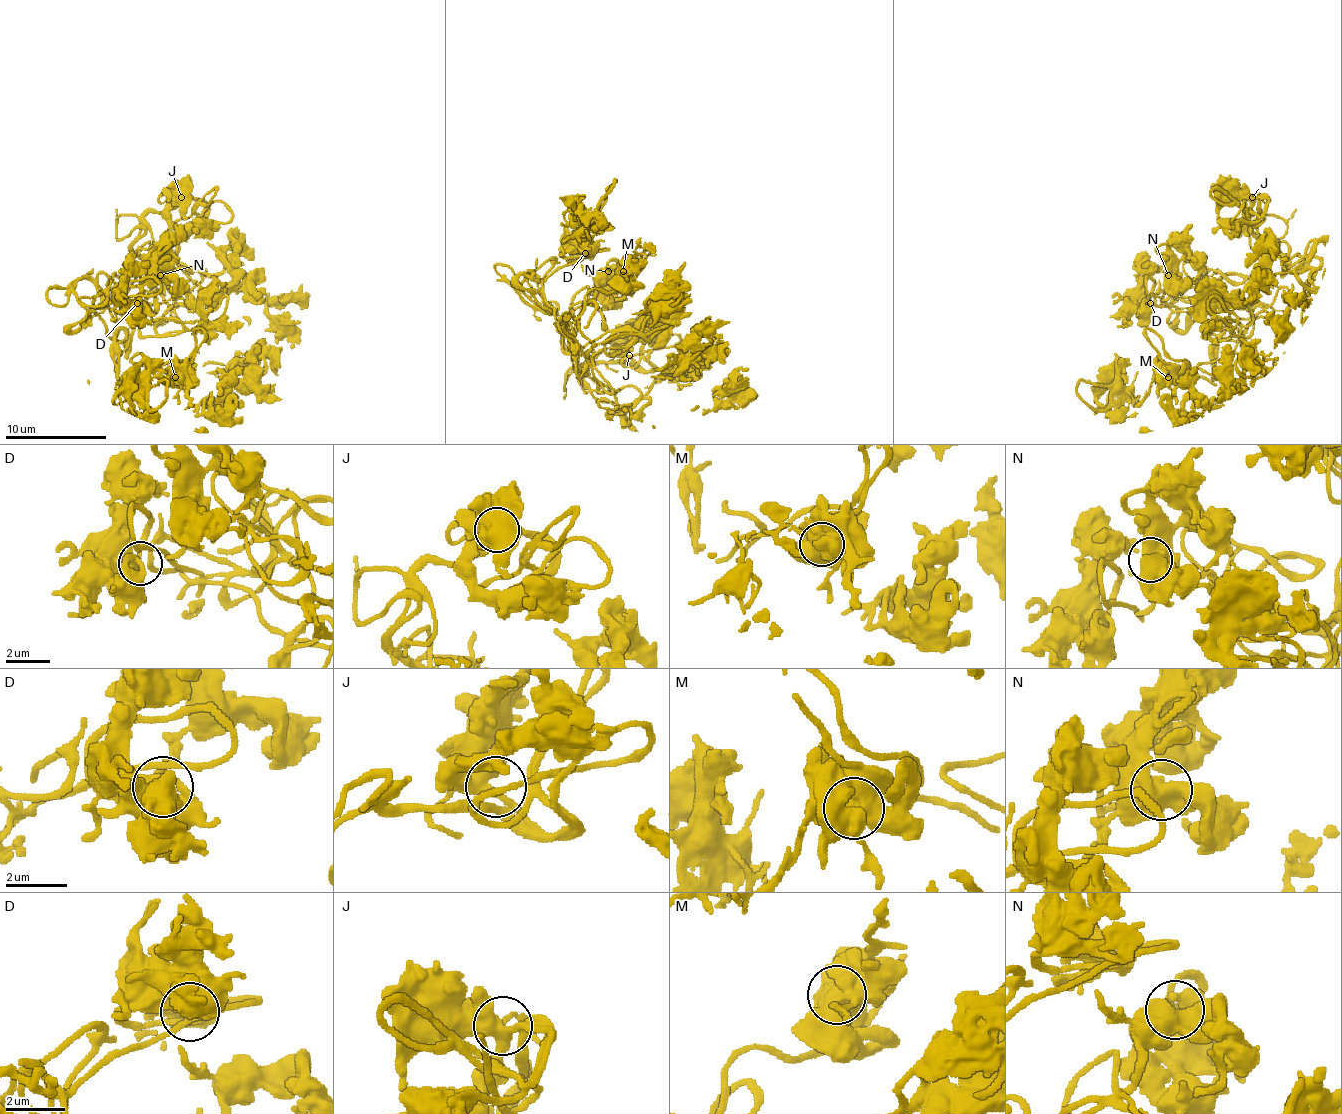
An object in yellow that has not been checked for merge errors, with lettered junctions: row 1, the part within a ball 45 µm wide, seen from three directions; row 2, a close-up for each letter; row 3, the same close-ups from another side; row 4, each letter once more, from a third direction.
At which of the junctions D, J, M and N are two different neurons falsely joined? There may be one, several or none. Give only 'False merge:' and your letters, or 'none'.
False merge: none

